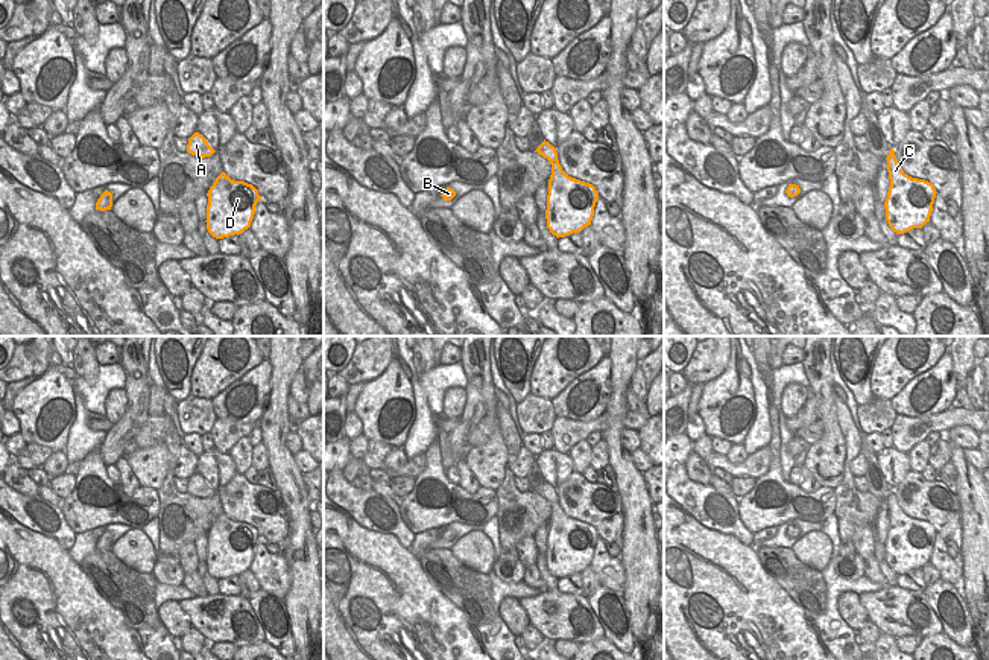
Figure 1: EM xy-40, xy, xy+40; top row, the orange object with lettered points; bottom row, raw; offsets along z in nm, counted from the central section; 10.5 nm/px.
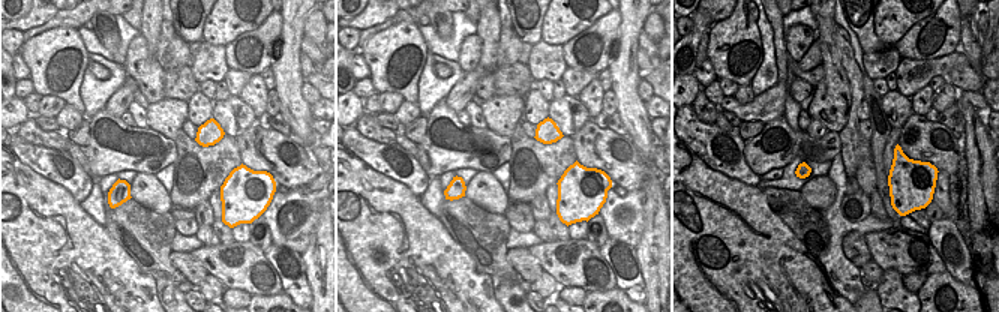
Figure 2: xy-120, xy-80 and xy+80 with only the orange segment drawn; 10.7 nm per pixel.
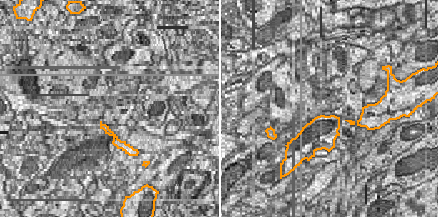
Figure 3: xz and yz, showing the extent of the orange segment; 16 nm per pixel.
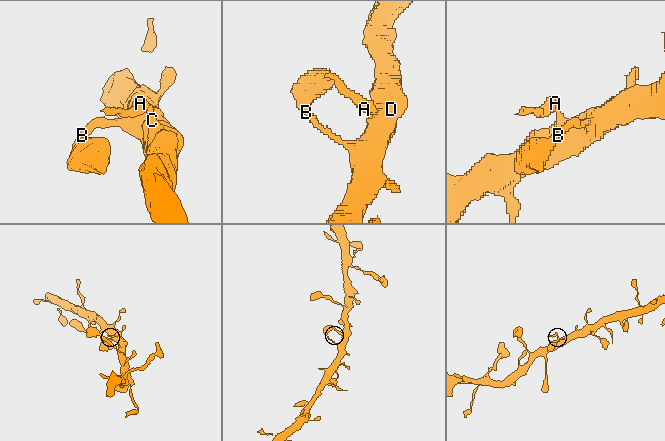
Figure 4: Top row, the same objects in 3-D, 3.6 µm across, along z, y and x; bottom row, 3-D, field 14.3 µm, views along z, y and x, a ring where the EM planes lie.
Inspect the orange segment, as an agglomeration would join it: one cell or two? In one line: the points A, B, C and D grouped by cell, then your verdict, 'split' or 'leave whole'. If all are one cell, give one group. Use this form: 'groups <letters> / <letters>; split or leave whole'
groups A B C D; leave whole

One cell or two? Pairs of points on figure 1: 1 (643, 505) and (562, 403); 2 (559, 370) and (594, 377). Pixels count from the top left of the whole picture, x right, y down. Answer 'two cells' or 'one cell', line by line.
1: two cells
2: two cells

